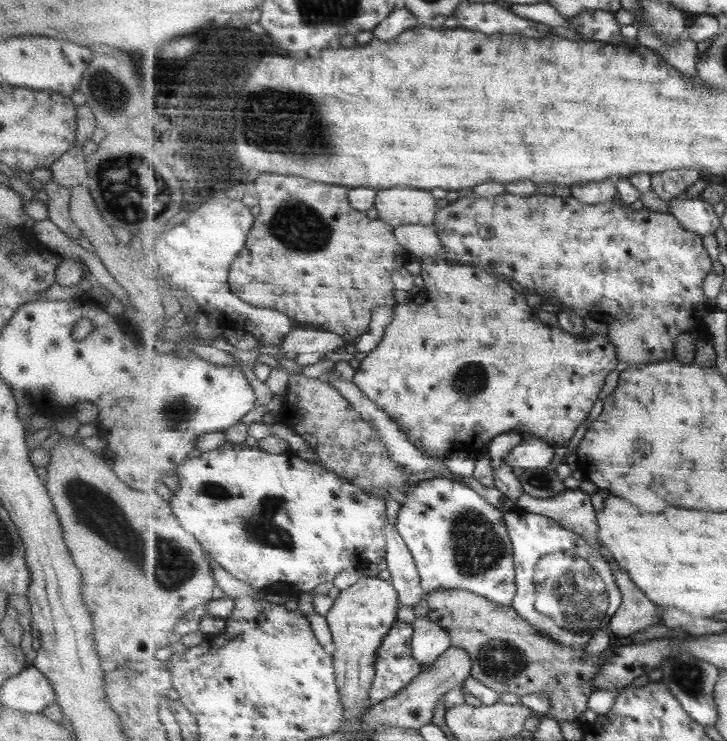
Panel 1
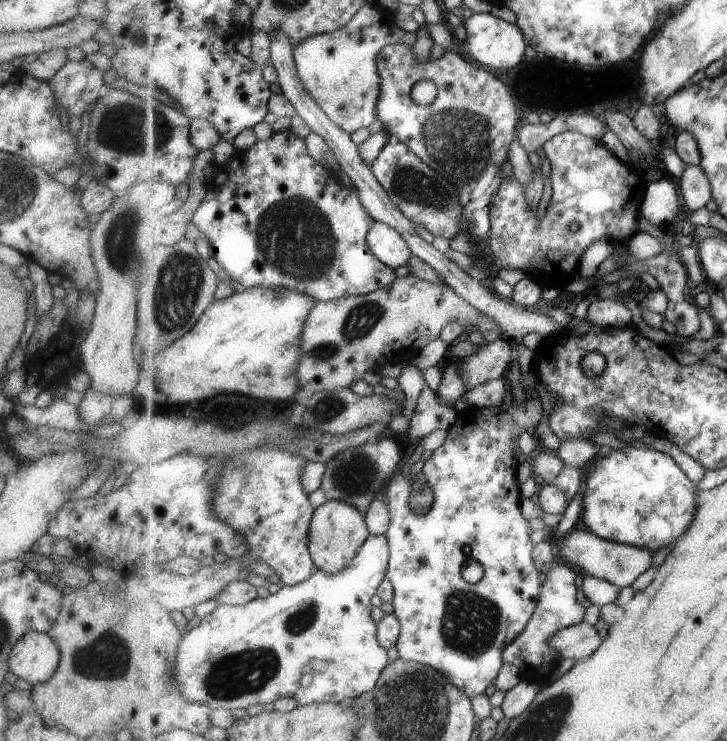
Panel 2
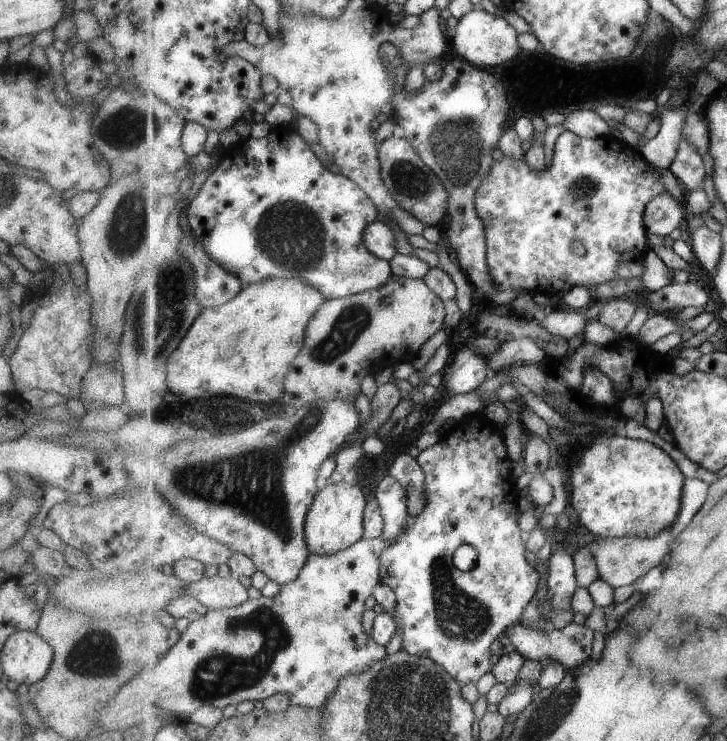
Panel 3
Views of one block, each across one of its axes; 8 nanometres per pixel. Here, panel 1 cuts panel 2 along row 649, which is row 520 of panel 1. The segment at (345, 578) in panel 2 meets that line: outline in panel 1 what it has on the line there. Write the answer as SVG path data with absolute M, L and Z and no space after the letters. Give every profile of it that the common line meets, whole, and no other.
M225 443L223 446L209 452L201 453L199 457L188 461L177 468L174 483L167 489L167 498L173 507L173 513L177 515L179 523L185 527L216 562L219 562L225 570L233 574L235 578L243 580L253 588L265 590L281 590L289 592L306 592L311 594L321 582L335 580L343 570L354 567L358 570L369 565L379 563L381 558L386 559L388 554L388 540L384 534L384 527L388 521L388 502L377 496L371 496L361 487L341 477L337 473L323 467L323 465L300 458L299 454L285 452L283 454L271 454L265 452L259 446L233 445Z

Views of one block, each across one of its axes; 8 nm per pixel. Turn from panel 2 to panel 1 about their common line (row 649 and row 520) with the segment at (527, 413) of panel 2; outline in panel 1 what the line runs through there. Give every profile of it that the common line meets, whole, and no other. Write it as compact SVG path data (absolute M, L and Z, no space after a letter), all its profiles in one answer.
M445 477L417 482L399 511L396 527L416 561L426 595L437 590L457 590L480 595L496 604L512 606L517 595L514 547L504 514L465 483Z

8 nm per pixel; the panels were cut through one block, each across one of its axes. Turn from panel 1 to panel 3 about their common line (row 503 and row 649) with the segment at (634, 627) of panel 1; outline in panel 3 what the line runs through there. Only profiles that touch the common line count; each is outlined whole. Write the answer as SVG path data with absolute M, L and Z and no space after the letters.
M574 621L567 624L565 628L552 627L550 630L539 630L539 628L529 627L527 624L521 624L517 628L509 631L508 638L526 659L533 659L540 662L545 660L554 660L561 662L569 670L583 664L591 659L591 650L593 650L593 640L595 632L587 626L576 624Z

